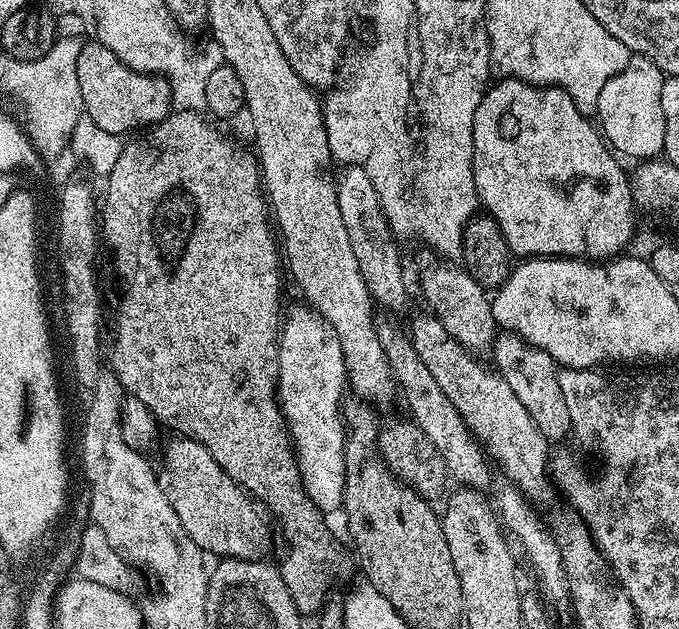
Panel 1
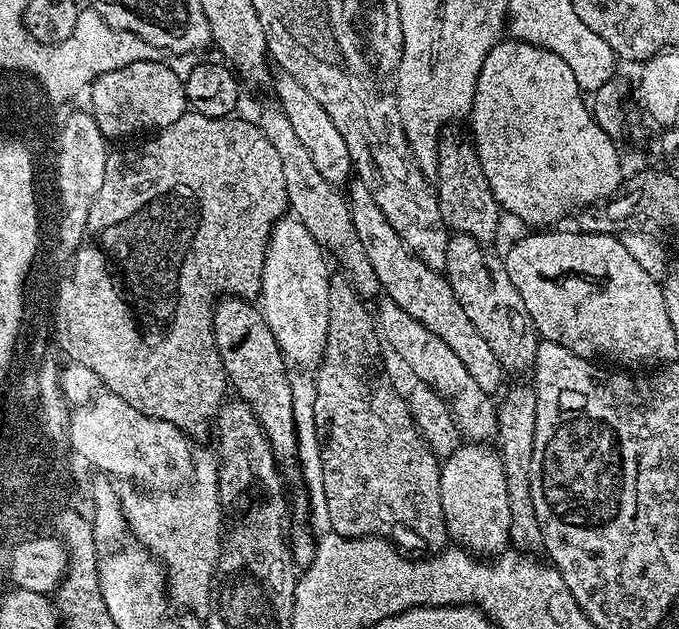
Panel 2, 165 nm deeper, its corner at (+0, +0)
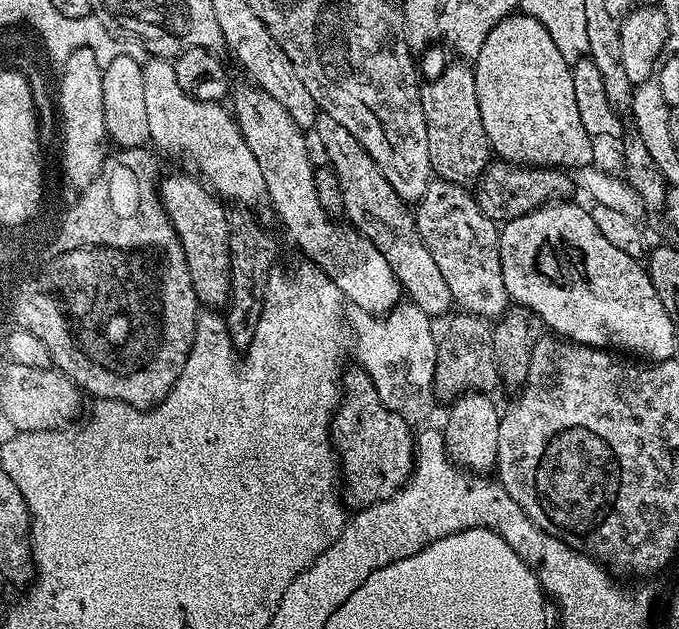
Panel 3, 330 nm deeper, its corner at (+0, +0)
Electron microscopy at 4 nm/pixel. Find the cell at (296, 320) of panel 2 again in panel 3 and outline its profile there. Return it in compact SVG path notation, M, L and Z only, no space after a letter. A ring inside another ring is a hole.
M148 58L142 65L142 93L151 143L189 156L196 163L195 171L225 201L236 200L232 202L240 206L256 206L252 204L260 199L263 201L268 194L266 181L250 146L246 146L246 138L240 133L235 115L223 103L190 98L190 94L178 86L171 59Z

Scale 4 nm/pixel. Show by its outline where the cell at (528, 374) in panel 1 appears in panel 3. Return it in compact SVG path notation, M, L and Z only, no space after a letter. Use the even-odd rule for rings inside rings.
M433 178L428 181L426 186L426 192L422 194L422 198L415 201L414 204L414 215L416 217L416 229L418 234L422 238L422 242L426 246L426 250L430 250L430 254L434 254L434 263L438 265L438 270L442 273L442 278L446 278L446 286L450 286L450 294L452 295L453 301L463 311L475 312L478 316L485 318L499 318L507 308L510 306L508 298L508 291L506 290L506 282L502 282L502 262L500 261L500 228L498 227L497 221L486 218L486 214L482 214L482 210L476 205L473 193L469 191L463 184L455 184L449 180L441 180L439 178Z

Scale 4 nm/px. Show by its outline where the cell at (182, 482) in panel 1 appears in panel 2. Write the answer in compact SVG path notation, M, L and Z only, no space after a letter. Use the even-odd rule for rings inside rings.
M107 390L71 413L69 442L71 451L86 463L122 480L133 480L133 485L156 494L185 487L192 474L194 455L188 449L190 440L178 426L134 410L130 402L122 402L122 398Z

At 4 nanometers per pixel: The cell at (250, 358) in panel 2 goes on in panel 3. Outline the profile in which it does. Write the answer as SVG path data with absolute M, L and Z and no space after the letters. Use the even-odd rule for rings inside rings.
M176 172L173 176L166 177L161 184L159 181L158 195L160 204L166 210L182 242L182 250L186 254L186 266L190 270L190 282L197 301L209 309L216 310L219 309L219 304L220 307L227 305L228 295L232 289L229 209L203 179L192 176L187 176L184 172Z

